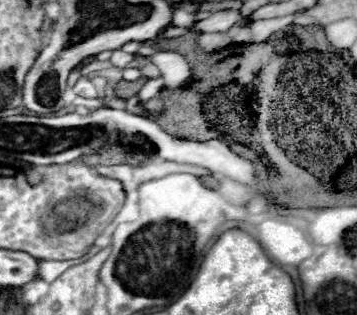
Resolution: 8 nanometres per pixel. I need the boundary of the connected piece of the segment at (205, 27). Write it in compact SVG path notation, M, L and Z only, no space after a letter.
M223 10L223 12L211 14L207 20L195 22L193 30L197 30L197 32L227 32L231 26L235 26L241 20L243 20L243 16L237 10Z

